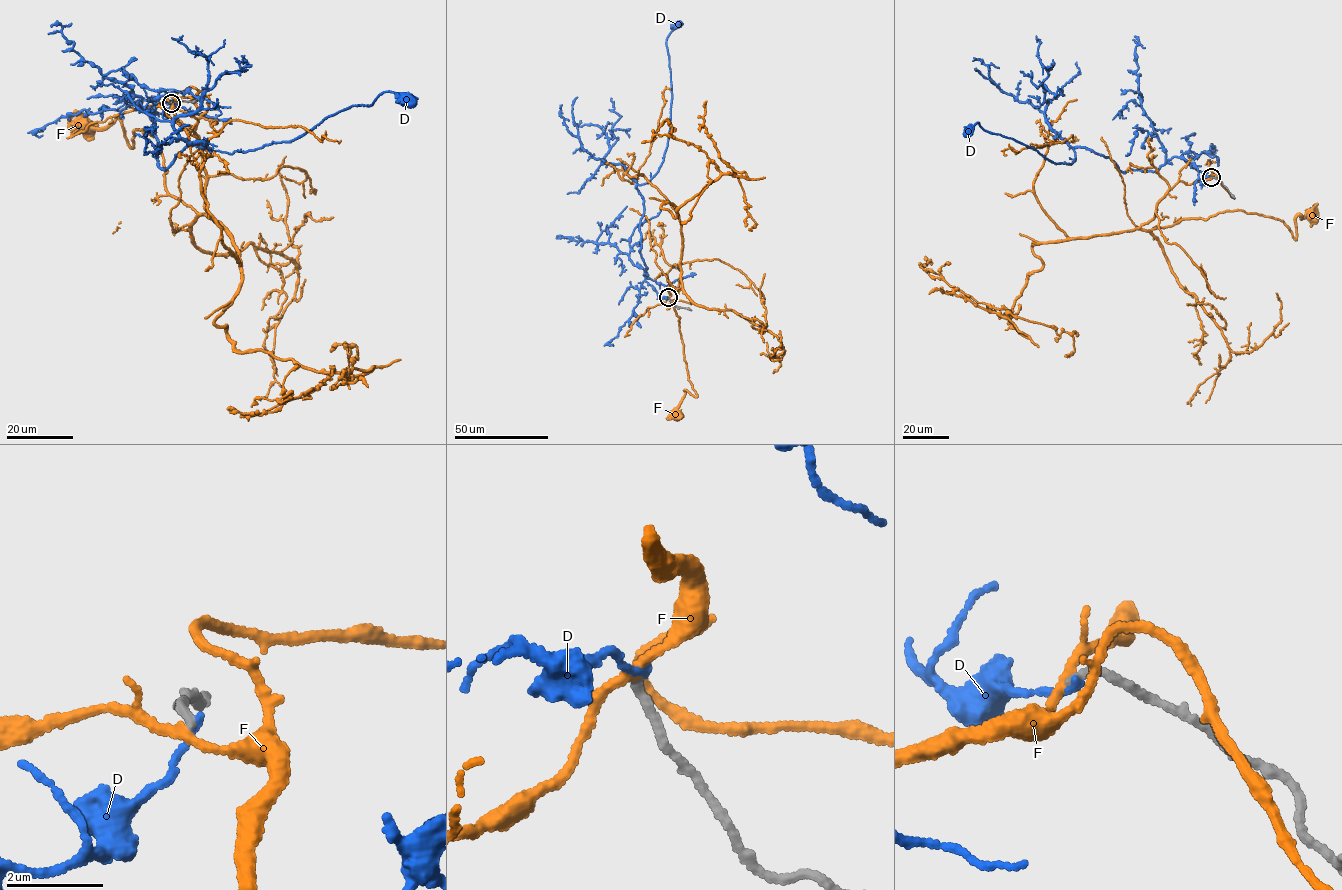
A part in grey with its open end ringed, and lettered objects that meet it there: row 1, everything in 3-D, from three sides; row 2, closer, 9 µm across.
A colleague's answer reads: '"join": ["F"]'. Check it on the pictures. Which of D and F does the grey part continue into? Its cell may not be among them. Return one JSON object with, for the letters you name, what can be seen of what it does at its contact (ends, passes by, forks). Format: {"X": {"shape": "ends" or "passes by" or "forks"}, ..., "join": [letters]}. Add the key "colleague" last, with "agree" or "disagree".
{"join": [], "colleague": "disagree"}

